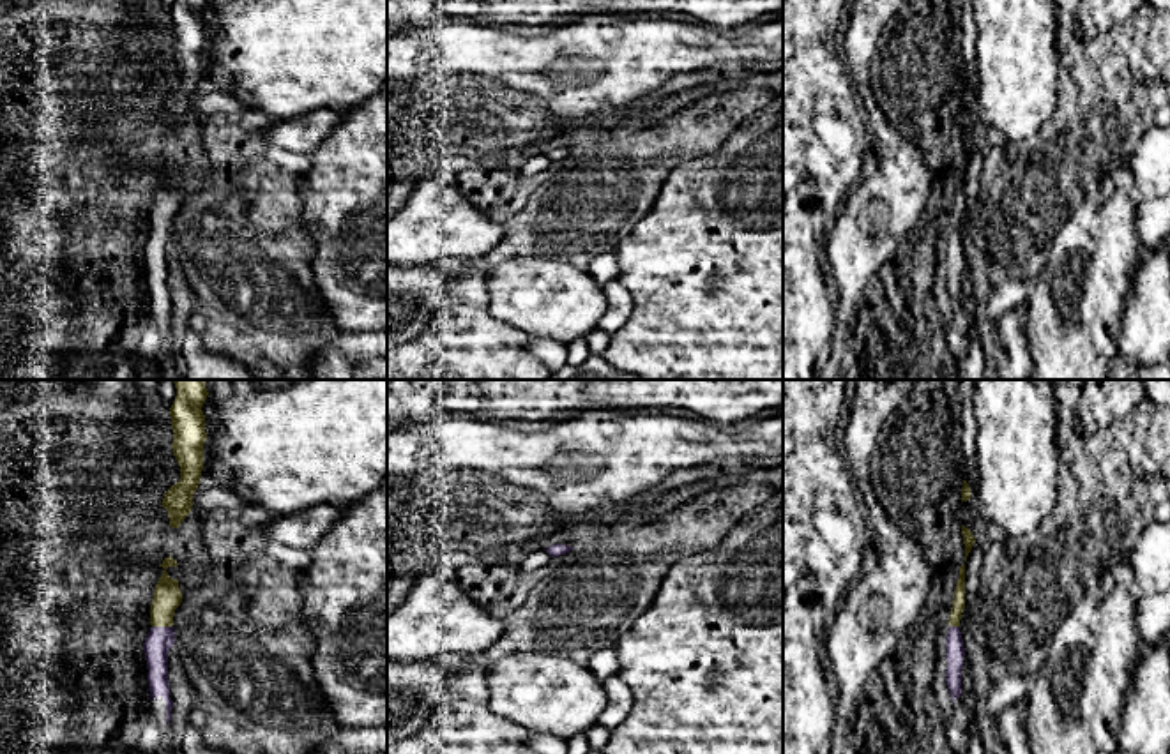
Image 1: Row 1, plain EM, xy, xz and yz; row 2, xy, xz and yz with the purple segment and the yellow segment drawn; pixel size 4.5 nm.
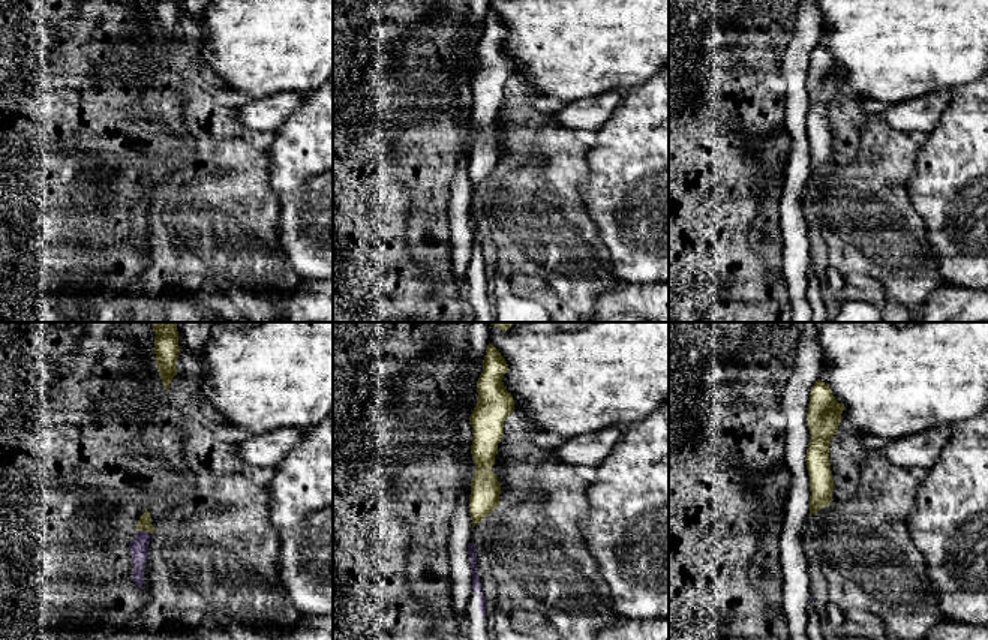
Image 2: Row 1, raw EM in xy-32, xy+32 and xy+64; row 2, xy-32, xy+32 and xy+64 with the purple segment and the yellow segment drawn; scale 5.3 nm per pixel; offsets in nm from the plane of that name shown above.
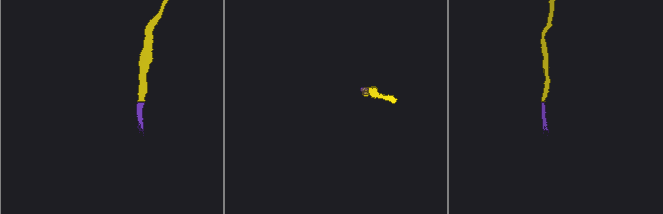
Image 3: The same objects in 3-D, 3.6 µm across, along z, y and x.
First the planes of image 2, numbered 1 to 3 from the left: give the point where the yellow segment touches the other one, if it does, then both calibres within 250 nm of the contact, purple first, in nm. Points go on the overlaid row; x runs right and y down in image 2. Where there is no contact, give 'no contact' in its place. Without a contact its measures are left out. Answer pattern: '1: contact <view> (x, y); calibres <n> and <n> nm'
1: contact xy-32 (146, 532); calibres 90 and 80 nm
2: no contact
3: no contact

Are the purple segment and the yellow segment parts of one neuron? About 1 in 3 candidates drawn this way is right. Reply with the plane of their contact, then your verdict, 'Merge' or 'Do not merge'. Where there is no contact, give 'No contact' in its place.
Touches purple in xy. Merge

